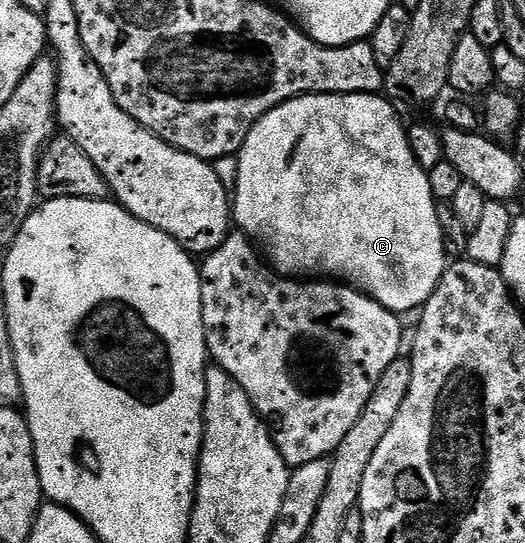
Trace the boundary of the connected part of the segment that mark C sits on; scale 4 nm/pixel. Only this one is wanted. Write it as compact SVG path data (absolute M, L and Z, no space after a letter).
M315 94L297 96L295 100L276 106L248 134L242 151L238 153L238 188L232 194L232 220L243 233L260 249L271 268L279 276L287 278L333 278L343 285L357 288L365 296L370 296L389 312L405 314L421 309L426 299L436 290L444 274L448 257L444 248L441 224L437 218L437 203L432 194L432 186L427 172L412 158L408 146L406 128L398 121L395 105L389 99L378 94L368 96L335 96L333 94Z

